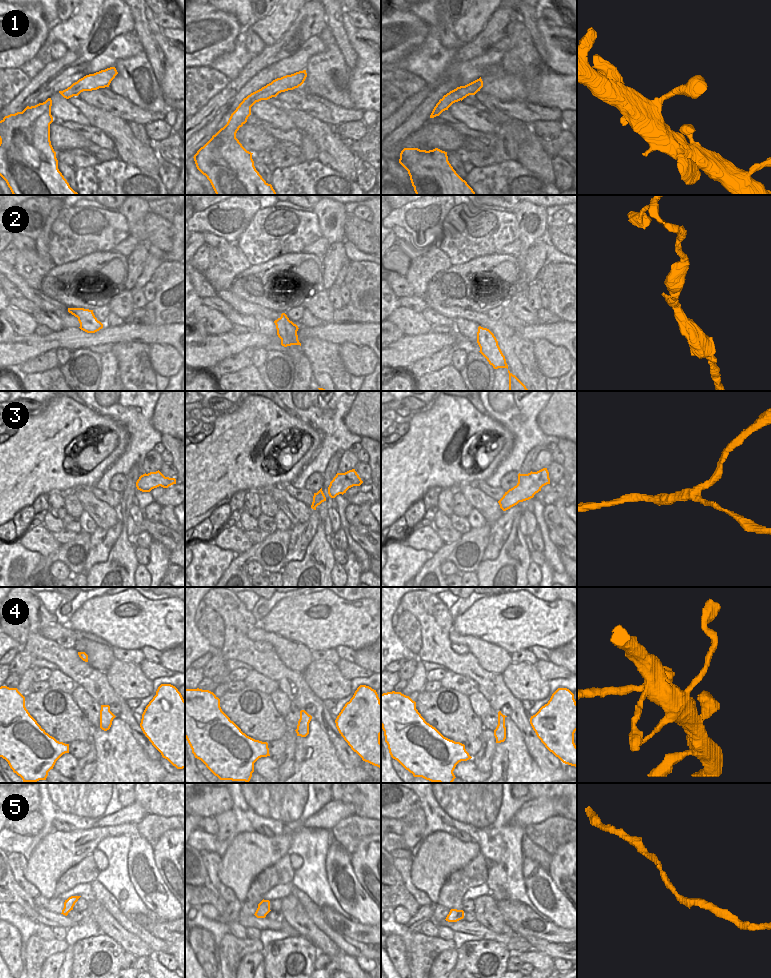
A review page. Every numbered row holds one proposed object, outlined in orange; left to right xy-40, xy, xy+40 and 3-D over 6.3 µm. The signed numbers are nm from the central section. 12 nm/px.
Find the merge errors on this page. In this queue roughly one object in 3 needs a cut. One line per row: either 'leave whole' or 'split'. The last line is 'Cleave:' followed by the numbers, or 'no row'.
1: leave whole
2: leave whole
3: leave whole
4: leave whole
5: leave whole
Cleave: no row

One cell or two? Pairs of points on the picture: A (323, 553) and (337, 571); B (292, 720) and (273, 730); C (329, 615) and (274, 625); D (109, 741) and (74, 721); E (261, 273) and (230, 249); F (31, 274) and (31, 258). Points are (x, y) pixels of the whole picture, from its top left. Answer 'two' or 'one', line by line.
A: two
B: two
C: one
D: two
E: two
F: one

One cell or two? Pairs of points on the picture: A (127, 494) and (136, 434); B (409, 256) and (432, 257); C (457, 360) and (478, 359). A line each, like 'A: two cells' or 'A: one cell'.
A: two cells
B: one cell
C: two cells

